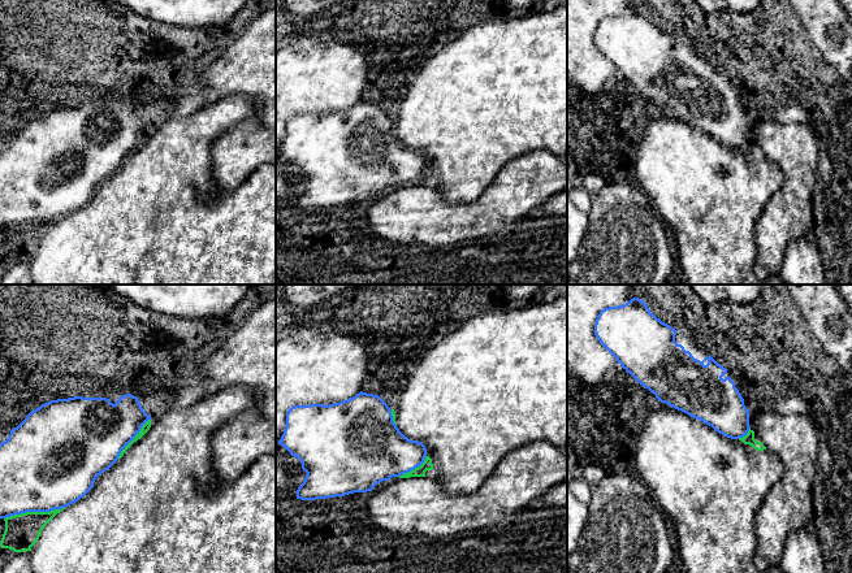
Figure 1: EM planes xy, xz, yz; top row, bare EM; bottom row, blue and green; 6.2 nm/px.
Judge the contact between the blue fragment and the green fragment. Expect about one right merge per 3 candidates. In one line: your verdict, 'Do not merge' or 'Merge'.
Do not merge

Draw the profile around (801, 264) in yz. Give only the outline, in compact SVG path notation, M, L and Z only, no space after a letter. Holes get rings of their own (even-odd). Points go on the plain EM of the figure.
M799 238L788 244L778 274L787 285L826 285L823 261L810 238Z

